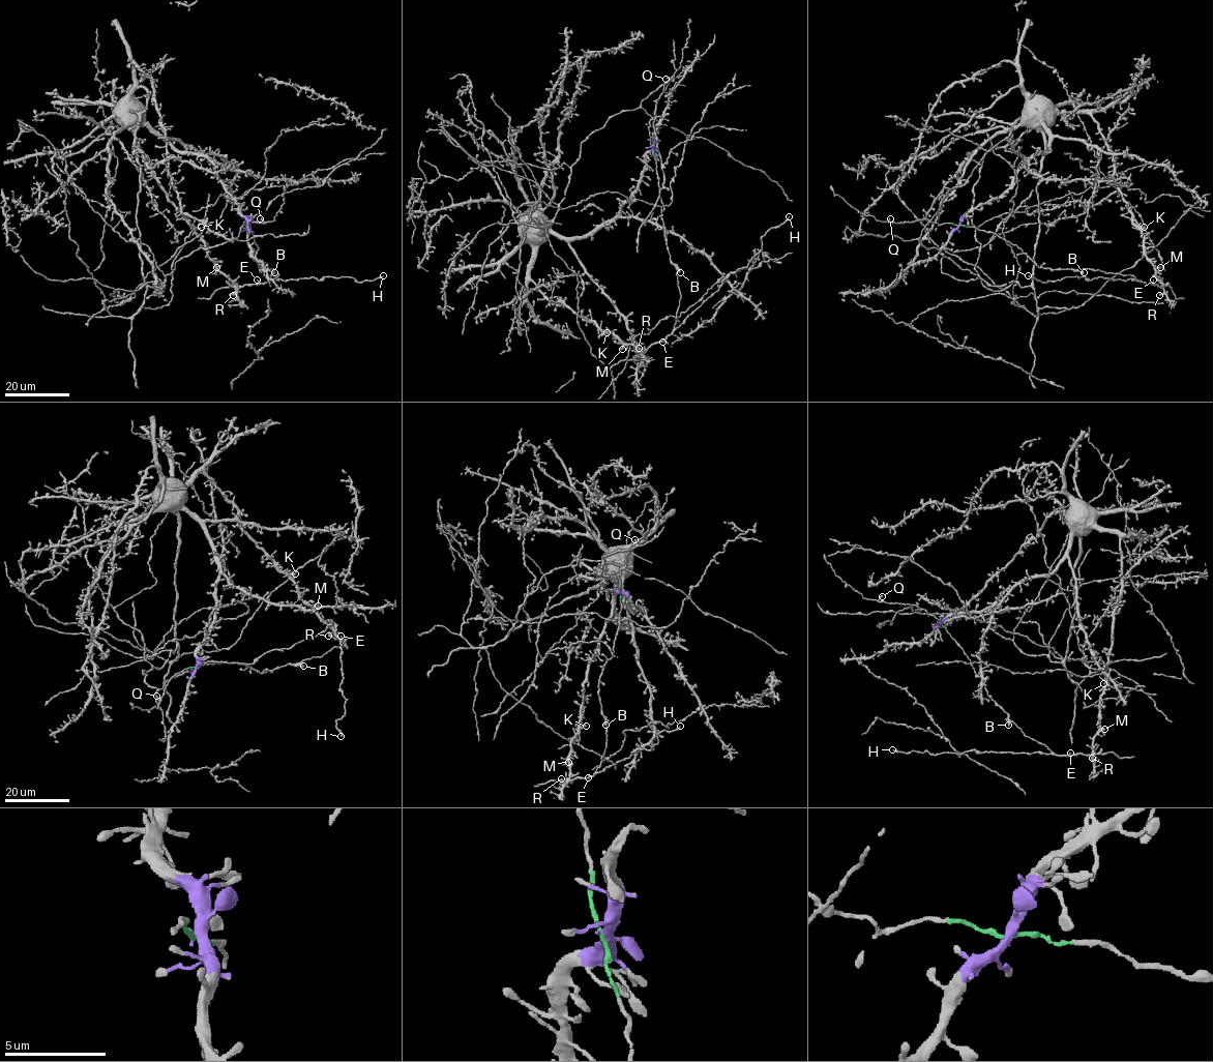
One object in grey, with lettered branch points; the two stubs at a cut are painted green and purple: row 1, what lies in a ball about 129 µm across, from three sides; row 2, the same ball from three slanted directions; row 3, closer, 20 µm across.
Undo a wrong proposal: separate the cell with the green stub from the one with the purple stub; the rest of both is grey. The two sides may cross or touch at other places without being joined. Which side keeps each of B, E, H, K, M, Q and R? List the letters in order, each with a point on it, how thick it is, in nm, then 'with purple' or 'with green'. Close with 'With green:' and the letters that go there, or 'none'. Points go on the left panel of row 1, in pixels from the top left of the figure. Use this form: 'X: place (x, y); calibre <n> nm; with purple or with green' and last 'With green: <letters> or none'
B: place (274, 272); calibre 550 nm; with green
E: place (257, 279); calibre 150 nm; with green
H: place (383, 275); calibre 160 nm; with green
K: place (201, 227); calibre 400 nm; with purple
M: place (216, 267); calibre 400 nm; with purple
Q: place (260, 218); calibre 300 nm; with green
R: place (233, 295); calibre 300 nm; with purple
With green: B, E, H, Q

